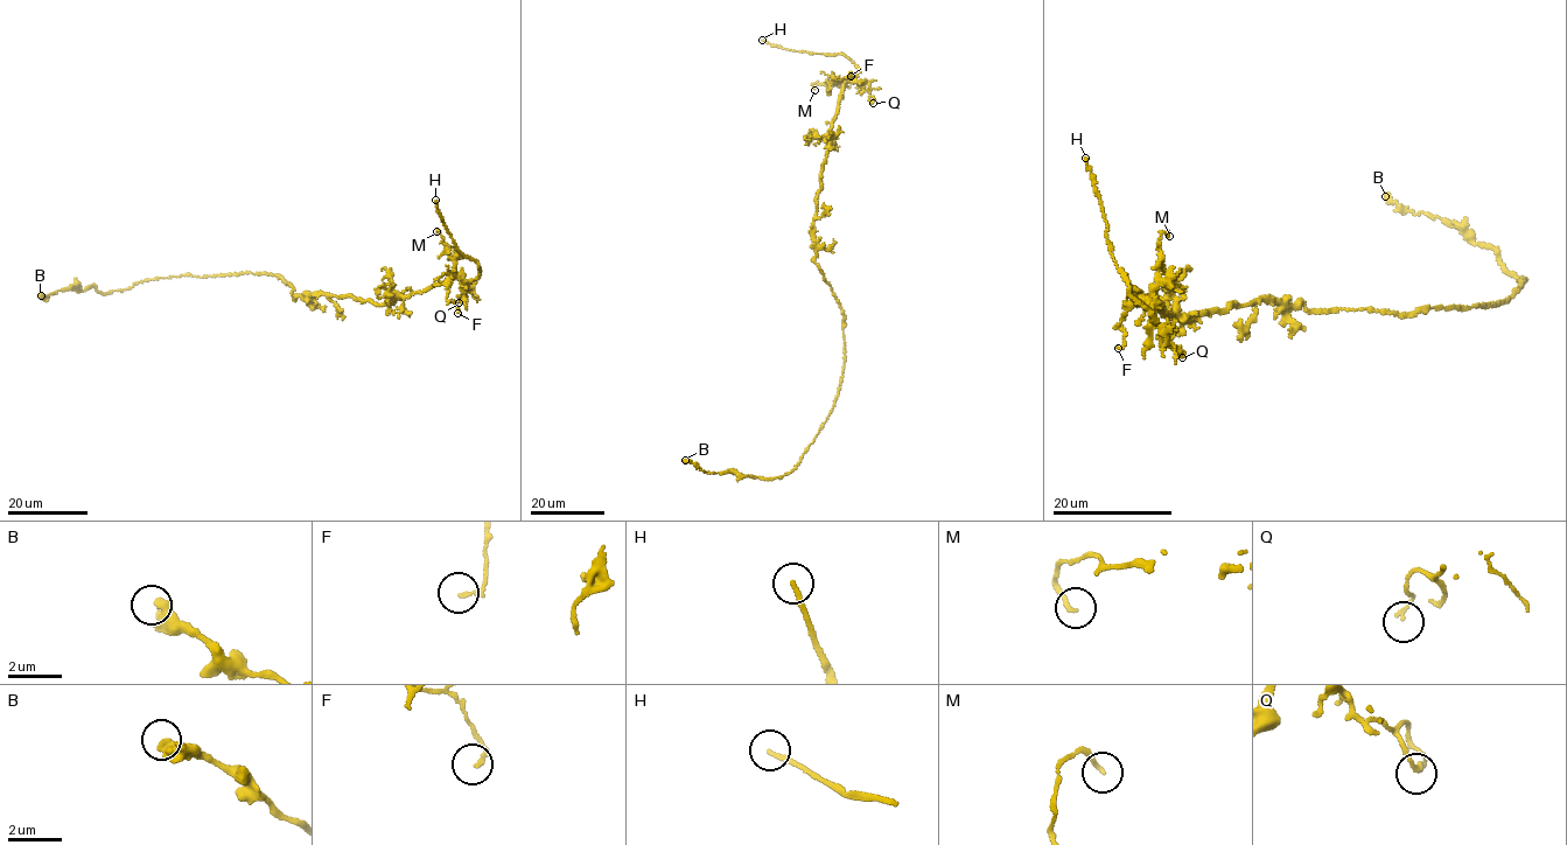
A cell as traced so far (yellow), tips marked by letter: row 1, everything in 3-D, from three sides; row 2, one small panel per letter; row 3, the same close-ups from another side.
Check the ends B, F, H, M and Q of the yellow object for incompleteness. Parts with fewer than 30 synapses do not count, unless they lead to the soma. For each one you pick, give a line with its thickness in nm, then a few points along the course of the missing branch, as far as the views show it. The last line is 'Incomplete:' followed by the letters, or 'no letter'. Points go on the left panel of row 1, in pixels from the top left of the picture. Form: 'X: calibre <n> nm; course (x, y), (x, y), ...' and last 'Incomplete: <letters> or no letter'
H: calibre 180 nm; course (435, 200), (426, 159)
Incomplete: H

